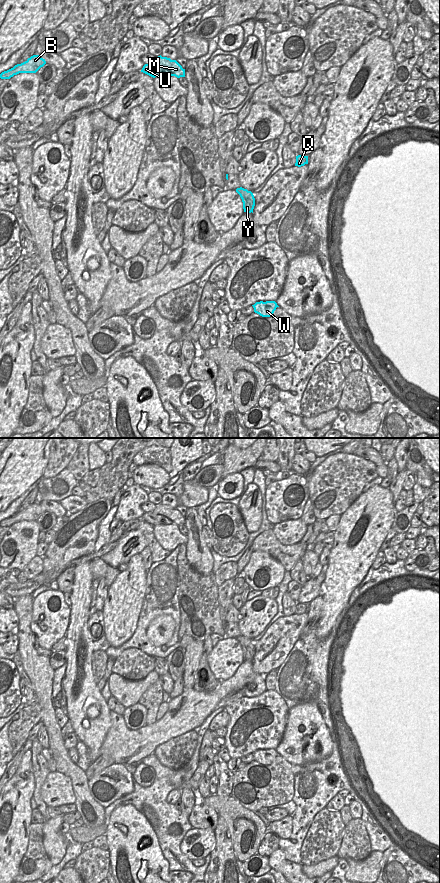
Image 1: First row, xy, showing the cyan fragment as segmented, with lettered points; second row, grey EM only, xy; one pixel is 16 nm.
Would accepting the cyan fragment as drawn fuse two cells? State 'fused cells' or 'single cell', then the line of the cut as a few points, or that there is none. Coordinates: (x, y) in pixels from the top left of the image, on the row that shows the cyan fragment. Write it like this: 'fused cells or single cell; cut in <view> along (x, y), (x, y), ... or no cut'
fused cells; cut in xy along (151, 64), (156, 69), (172, 75)

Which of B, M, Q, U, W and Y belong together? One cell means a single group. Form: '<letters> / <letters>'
B M W Y / Q U

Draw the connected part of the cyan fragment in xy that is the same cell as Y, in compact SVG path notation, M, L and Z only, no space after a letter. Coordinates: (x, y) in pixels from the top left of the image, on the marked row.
M242 187L237 188L236 192L242 199L244 212L253 213L253 209L255 206L255 198L253 193Z

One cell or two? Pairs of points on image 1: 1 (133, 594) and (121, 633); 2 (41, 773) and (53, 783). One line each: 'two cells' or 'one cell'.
1: one cell
2: two cells

